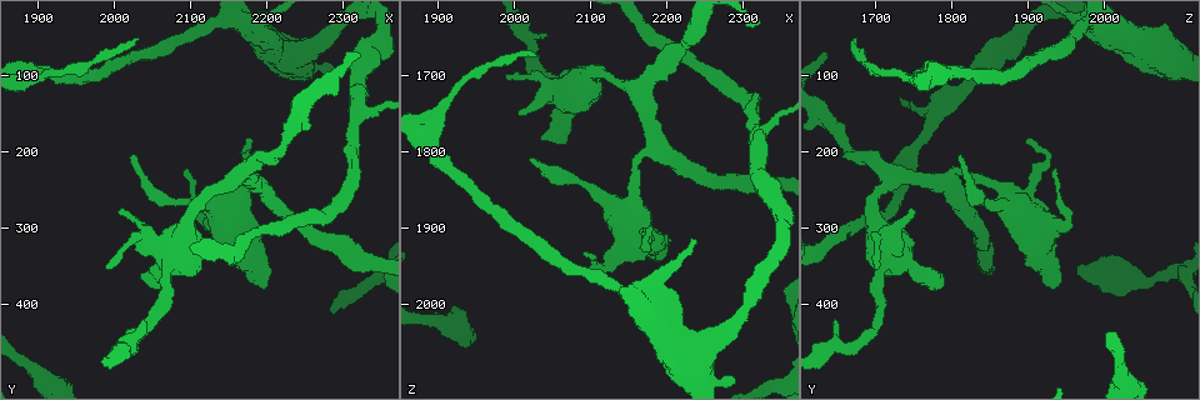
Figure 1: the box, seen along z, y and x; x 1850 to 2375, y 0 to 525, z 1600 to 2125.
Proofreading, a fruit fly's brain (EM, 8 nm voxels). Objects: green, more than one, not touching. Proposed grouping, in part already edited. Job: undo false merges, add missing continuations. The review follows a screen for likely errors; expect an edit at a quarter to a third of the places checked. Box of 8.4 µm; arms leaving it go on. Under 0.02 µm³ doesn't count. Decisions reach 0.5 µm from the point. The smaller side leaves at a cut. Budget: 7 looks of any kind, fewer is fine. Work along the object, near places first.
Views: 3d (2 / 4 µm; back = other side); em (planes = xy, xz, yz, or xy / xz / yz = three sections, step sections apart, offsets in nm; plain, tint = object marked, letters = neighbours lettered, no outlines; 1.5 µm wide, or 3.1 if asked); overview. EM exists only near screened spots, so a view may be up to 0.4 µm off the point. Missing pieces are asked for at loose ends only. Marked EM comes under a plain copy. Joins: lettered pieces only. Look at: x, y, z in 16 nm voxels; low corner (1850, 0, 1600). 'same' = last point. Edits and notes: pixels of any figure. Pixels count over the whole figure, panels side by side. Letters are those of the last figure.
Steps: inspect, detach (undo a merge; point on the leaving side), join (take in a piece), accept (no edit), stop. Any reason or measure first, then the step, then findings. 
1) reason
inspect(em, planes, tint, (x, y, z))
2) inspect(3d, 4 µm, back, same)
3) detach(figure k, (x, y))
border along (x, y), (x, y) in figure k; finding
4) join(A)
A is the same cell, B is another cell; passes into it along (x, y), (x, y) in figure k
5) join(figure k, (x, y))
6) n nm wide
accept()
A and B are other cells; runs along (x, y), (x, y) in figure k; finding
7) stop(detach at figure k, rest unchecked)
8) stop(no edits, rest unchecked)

inspect(3d, 4 µm, back, (1905, 495, 2020))

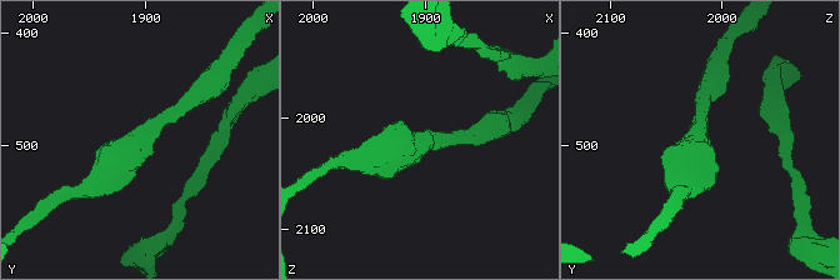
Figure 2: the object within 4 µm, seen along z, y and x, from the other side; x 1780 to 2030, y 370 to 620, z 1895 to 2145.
need the tissue
inspect(em, yz, step 8, letters, (1902, 496, 2022))

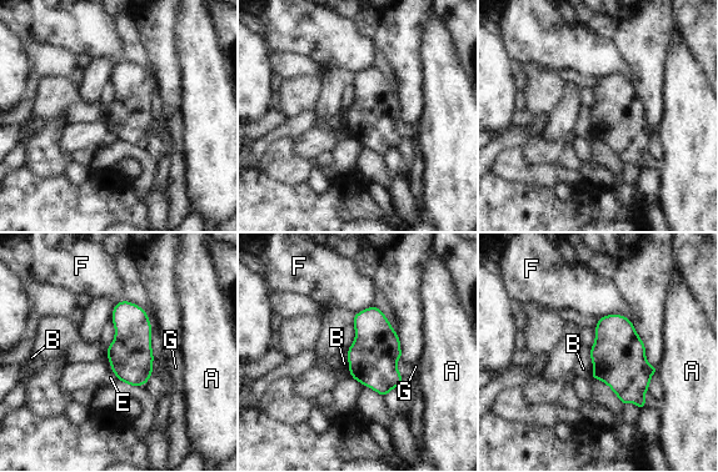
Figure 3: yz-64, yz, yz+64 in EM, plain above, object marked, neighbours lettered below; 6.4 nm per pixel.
280 nm wide
accept()
A, B, E, F and G are other cells; border along (589, 349), (592, 377) in figure 3; all the same cell

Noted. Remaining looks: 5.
free end
inspect(3d, 4 µm, (2035, 50, 1670))

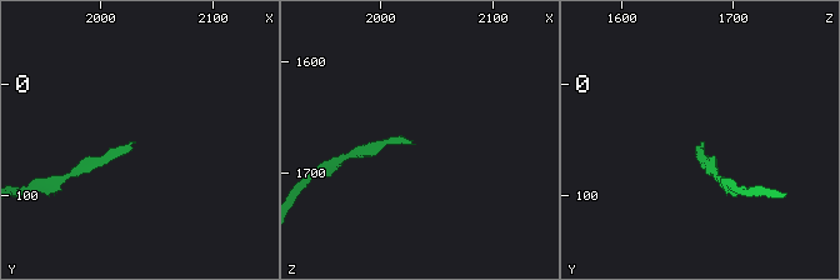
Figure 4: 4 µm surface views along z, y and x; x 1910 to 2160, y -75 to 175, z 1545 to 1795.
now the EM
inspect(em, planes, letters, (2034, 52, 1674))

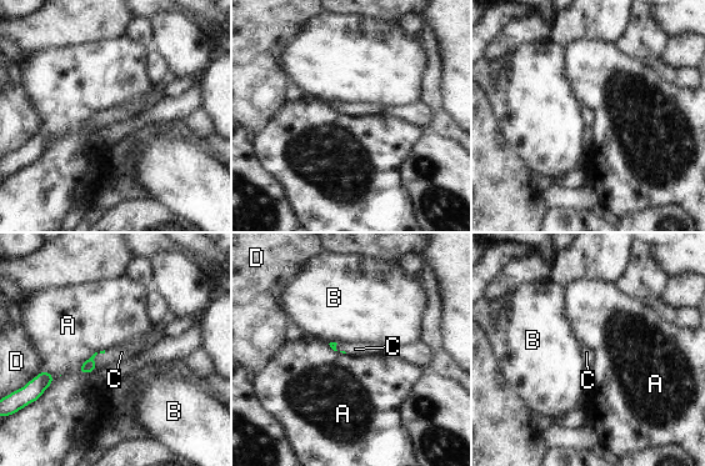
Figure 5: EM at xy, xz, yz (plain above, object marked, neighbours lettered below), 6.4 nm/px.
join(C)
C is the same cell, A, B and D are other cells; passes into it along (89, 365), (95, 355), (121, 352) in figure 5; it goes on there

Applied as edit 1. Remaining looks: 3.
an open end
inspect(em, planes, letters, (2040, 420, 1650))

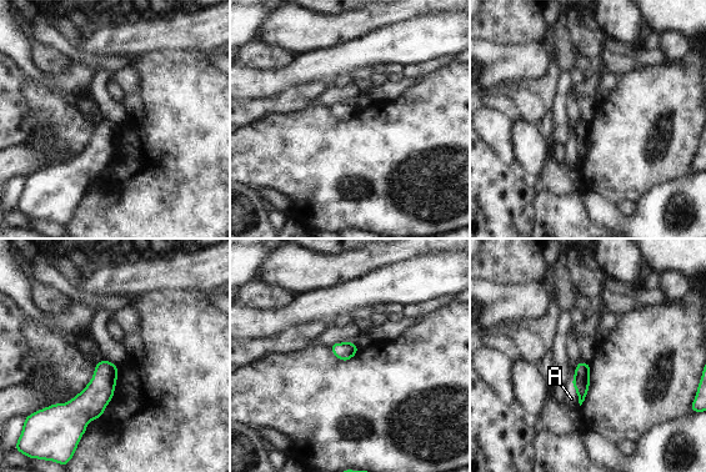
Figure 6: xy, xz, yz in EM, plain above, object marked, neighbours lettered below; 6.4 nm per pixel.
accept()
A is another cell; border along (572, 385), (580, 405) in figure 6; no lettered piece goes on from it

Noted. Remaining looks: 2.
stop(join at figure 5, rest unchecked)

